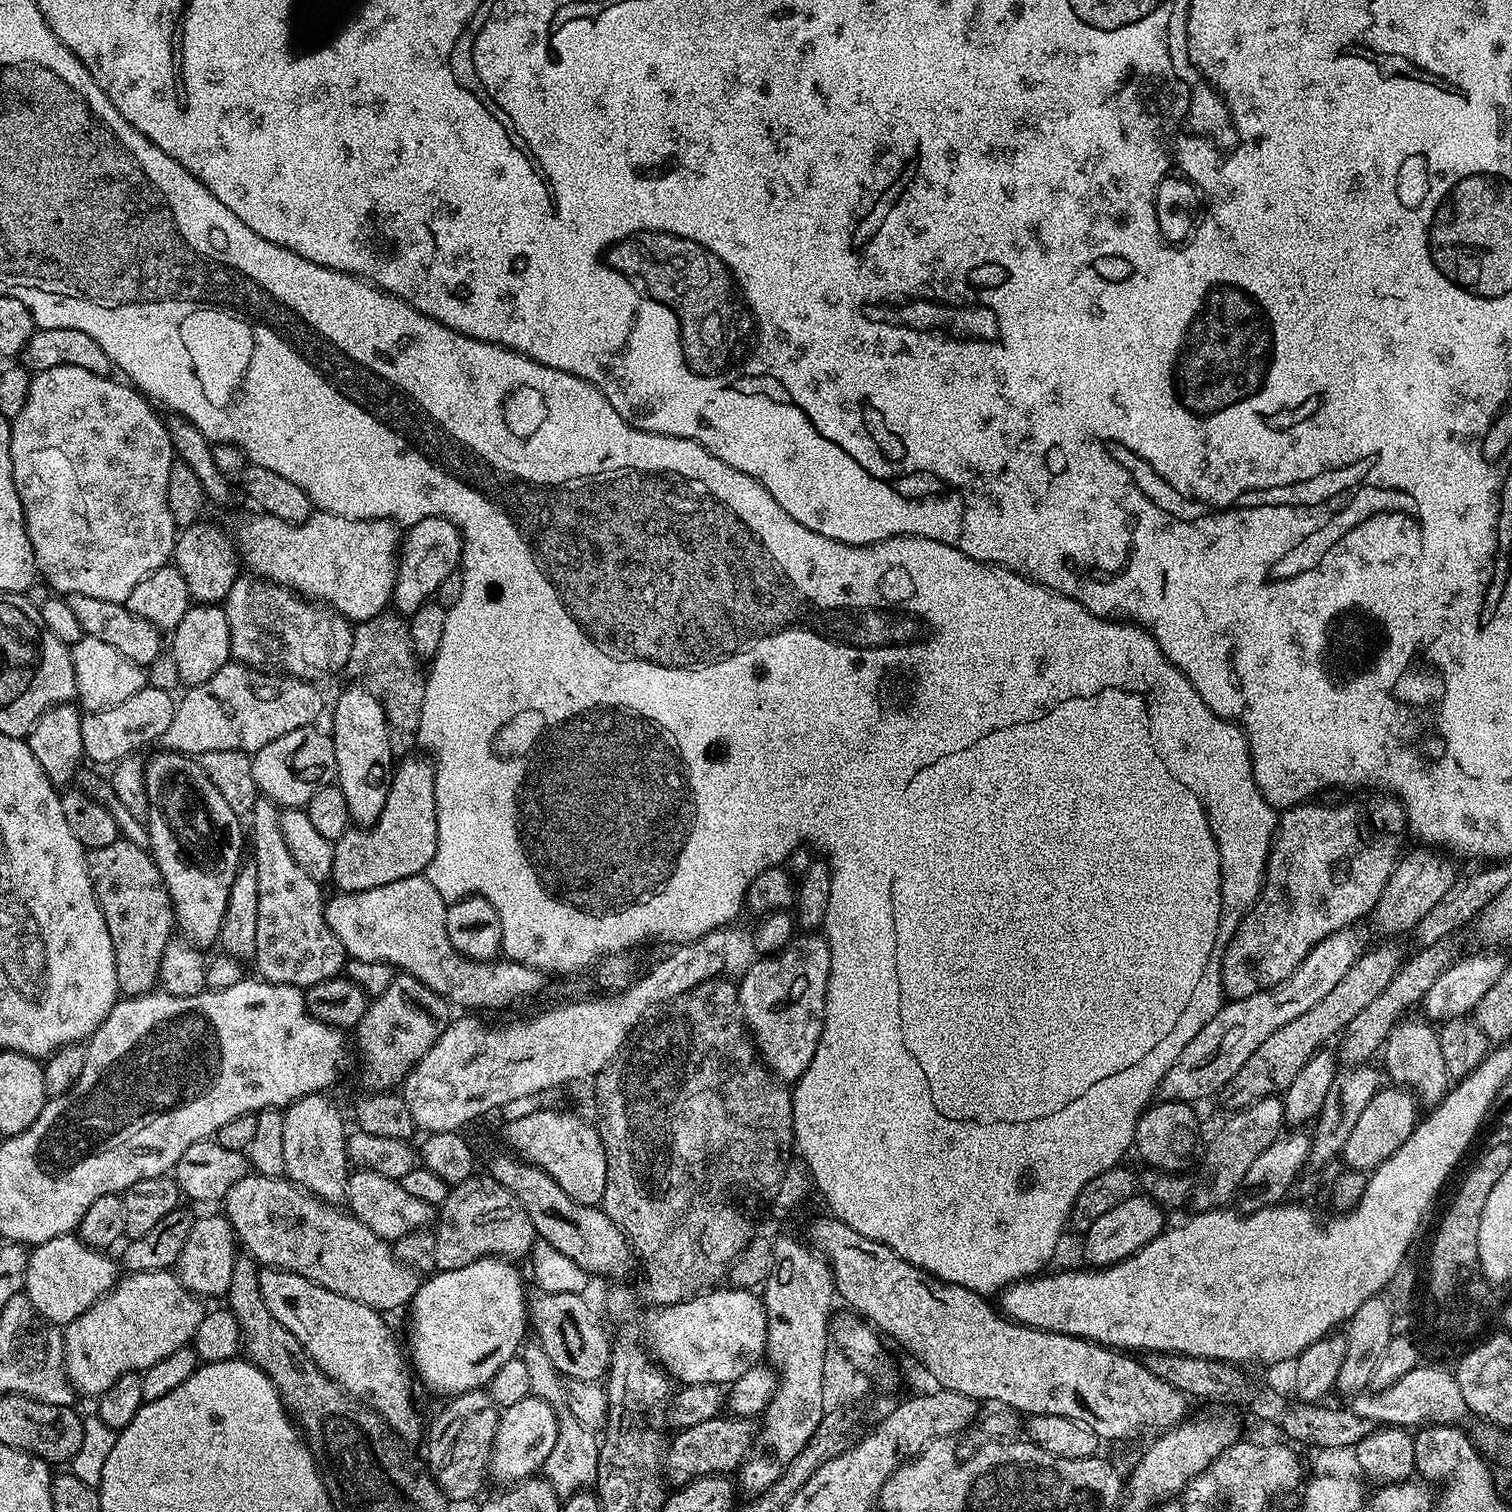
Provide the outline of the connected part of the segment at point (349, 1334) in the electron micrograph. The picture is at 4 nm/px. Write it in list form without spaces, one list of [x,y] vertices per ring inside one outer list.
[[[265,1267],[260,1274],[260,1290],[262,1302],[298,1338],[298,1342],[306,1350],[306,1354],[324,1373],[340,1388],[344,1389],[353,1400],[359,1400],[365,1408],[371,1408],[382,1417],[388,1429],[405,1445],[421,1443],[422,1424],[420,1428],[420,1412],[412,1401],[412,1386],[406,1373],[406,1360],[400,1354],[392,1332],[383,1315],[375,1308],[362,1302],[354,1302],[354,1298],[342,1298],[342,1294],[334,1294],[334,1290],[326,1290],[322,1285],[310,1282],[293,1272],[285,1272],[282,1268]]]

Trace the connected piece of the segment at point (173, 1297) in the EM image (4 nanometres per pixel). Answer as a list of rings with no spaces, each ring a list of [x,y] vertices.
[[[175,1271],[127,1273],[123,1278],[117,1279],[116,1285],[102,1299],[94,1302],[90,1310],[63,1325],[64,1373],[68,1375],[68,1383],[81,1397],[99,1398],[106,1390],[110,1390],[110,1386],[114,1386],[114,1382],[118,1382],[118,1378],[122,1378],[122,1374],[143,1374],[147,1368],[154,1366],[154,1362],[166,1358],[166,1354],[174,1354],[174,1350],[191,1345],[206,1311],[204,1304],[201,1297],[195,1296],[180,1281]]]

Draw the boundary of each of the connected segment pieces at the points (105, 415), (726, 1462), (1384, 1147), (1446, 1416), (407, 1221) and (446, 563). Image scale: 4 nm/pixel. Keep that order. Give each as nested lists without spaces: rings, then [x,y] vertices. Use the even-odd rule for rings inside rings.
[[[54,366],[54,370],[42,370],[35,373],[30,384],[28,397],[26,398],[26,406],[22,406],[22,414],[18,414],[15,420],[11,421],[12,437],[10,438],[10,460],[14,466],[14,486],[18,490],[18,498],[22,502],[22,510],[24,511],[24,525],[28,531],[30,538],[30,546],[34,550],[34,558],[36,559],[36,571],[44,580],[53,588],[53,593],[63,594],[65,597],[70,594],[87,594],[90,598],[102,598],[106,602],[118,602],[124,604],[130,598],[130,590],[134,590],[134,586],[138,586],[138,582],[142,582],[142,578],[146,578],[150,574],[154,574],[154,570],[165,567],[172,560],[172,552],[176,548],[176,538],[178,529],[174,522],[174,514],[170,514],[170,502],[166,502],[166,486],[170,482],[170,466],[174,459],[172,451],[172,443],[170,442],[170,434],[168,433],[168,425],[160,416],[151,408],[149,397],[135,387],[129,386],[127,383],[119,384],[118,381],[112,380],[108,376],[99,376],[98,374],[90,374],[90,370],[82,370],[82,366]]]
[[[721,1414],[706,1422],[698,1422],[698,1426],[679,1429],[669,1444],[667,1441],[662,1456],[662,1475],[665,1481],[672,1486],[683,1486],[703,1476],[735,1473],[754,1448],[754,1428],[752,1432],[748,1424],[751,1423],[743,1416]]]
[[[1384,1086],[1379,1092],[1370,1098],[1370,1106],[1362,1110],[1362,1115],[1358,1117],[1358,1122],[1350,1130],[1350,1138],[1346,1138],[1346,1146],[1342,1153],[1342,1160],[1349,1169],[1357,1172],[1367,1173],[1374,1170],[1386,1158],[1410,1138],[1410,1134],[1418,1123],[1418,1101],[1411,1091],[1399,1086]]]
[[[1426,1364],[1402,1374],[1402,1378],[1398,1378],[1398,1382],[1390,1386],[1365,1390],[1351,1397],[1351,1412],[1378,1426],[1395,1426],[1409,1430],[1429,1424],[1463,1425],[1463,1420],[1469,1419],[1470,1413],[1466,1398],[1462,1398],[1462,1390],[1458,1390],[1455,1375],[1449,1369],[1447,1372],[1444,1368]]]
[[[365,1168],[353,1171],[348,1177],[346,1208],[363,1224],[370,1226],[370,1230],[374,1230],[378,1238],[389,1242],[411,1232],[427,1229],[434,1220],[433,1205],[412,1197],[398,1180],[391,1180],[382,1174],[374,1174],[374,1170]]]
[[[427,516],[417,524],[407,525],[400,541],[396,565],[396,588],[392,591],[392,604],[397,613],[410,618],[424,604],[435,597],[446,578],[457,575],[464,553],[464,537],[445,516]]]

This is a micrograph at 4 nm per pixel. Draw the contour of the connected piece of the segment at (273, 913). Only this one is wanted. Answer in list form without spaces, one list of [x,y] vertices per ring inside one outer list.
[[[267,798],[257,799],[250,813],[250,852],[254,854],[252,860],[258,870],[258,946],[254,967],[260,971],[257,972],[259,979],[270,984],[289,984],[306,990],[318,982],[341,975],[346,968],[346,953],[324,917],[326,896],[320,893],[321,881],[310,878],[310,874],[294,862],[294,854],[290,854],[290,846],[286,846],[282,838],[280,813],[281,809]]]

